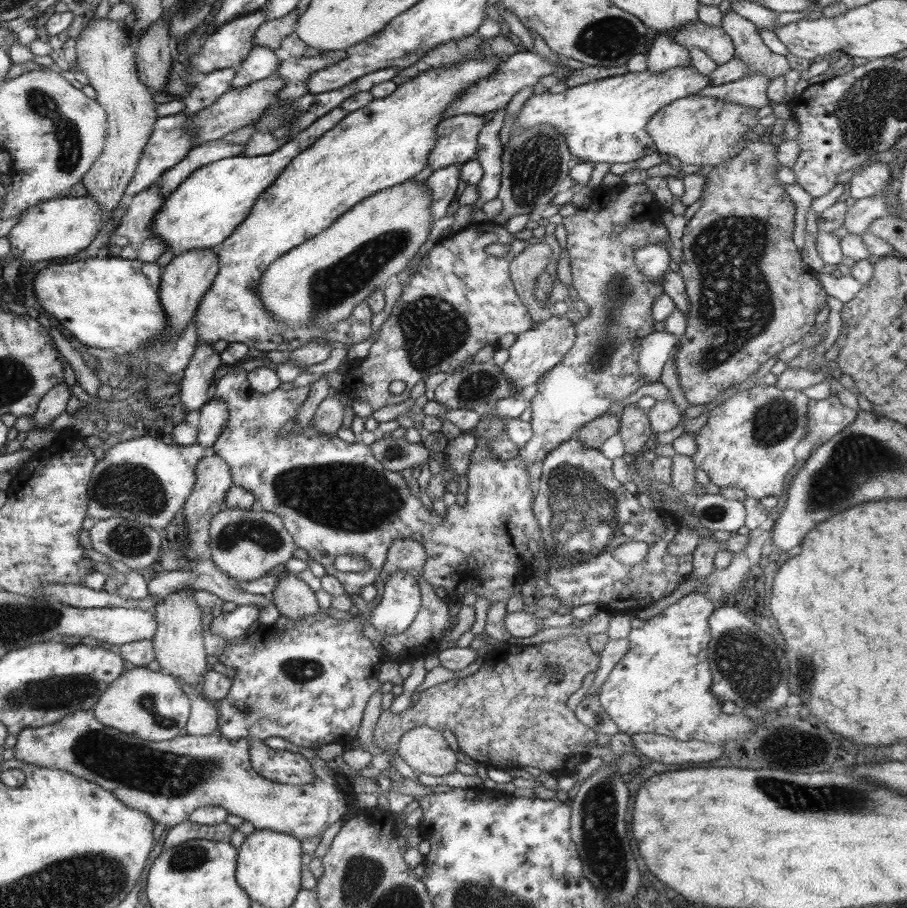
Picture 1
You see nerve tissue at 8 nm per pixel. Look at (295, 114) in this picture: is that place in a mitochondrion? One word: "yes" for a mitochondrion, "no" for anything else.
yes

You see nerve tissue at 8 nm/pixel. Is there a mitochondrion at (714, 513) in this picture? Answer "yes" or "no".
yes

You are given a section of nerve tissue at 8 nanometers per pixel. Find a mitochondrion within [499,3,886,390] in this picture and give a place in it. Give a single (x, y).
(733, 311)

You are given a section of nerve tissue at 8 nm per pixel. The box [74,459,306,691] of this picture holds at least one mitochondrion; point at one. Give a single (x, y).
(134, 489)

